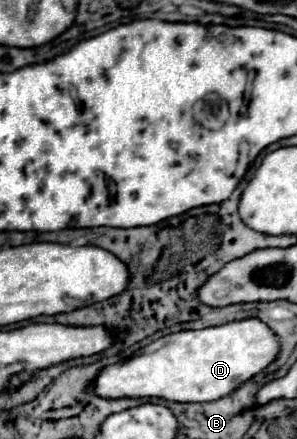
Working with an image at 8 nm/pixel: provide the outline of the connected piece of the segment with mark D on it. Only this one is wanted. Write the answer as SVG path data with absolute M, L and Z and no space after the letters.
M257 318L203 330L181 330L147 344L125 362L101 368L85 392L107 400L157 396L169 402L211 402L237 390L267 368L277 358L277 352L275 332Z

